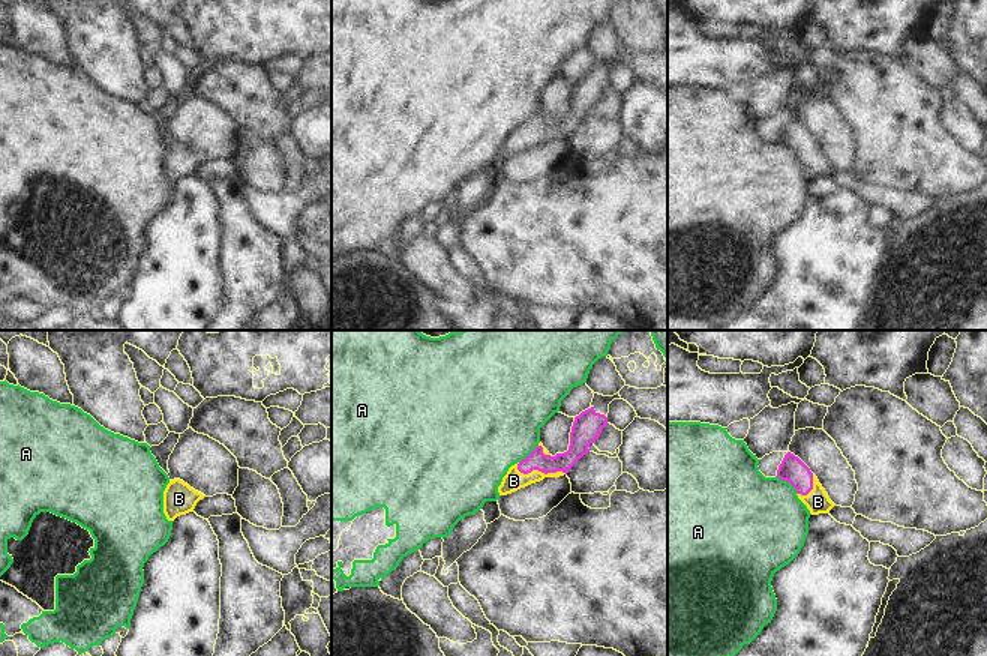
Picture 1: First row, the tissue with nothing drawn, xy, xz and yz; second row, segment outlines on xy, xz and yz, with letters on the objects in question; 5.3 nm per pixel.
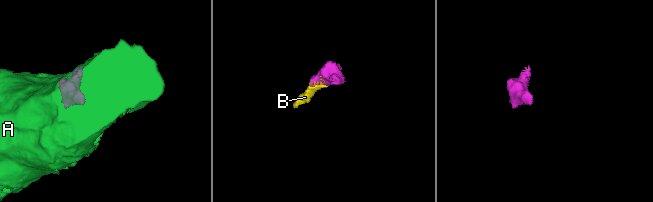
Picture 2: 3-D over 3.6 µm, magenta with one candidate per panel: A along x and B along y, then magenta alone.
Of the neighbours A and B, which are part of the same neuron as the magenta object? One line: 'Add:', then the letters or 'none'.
Add: B

